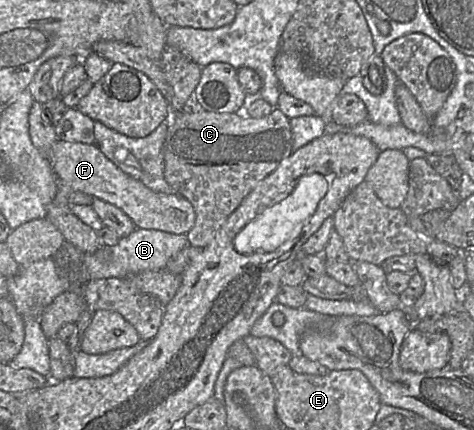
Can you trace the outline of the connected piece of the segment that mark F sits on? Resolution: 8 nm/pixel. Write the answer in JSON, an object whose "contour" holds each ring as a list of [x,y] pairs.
{"contour":[[[57,140],[50,148],[47,159],[58,181],[58,192],[53,201],[58,206],[69,205],[68,199],[72,192],[82,192],[122,210],[136,229],[186,235],[195,224],[195,210],[188,200],[175,192],[164,194],[150,190],[119,169],[96,144]]]}

